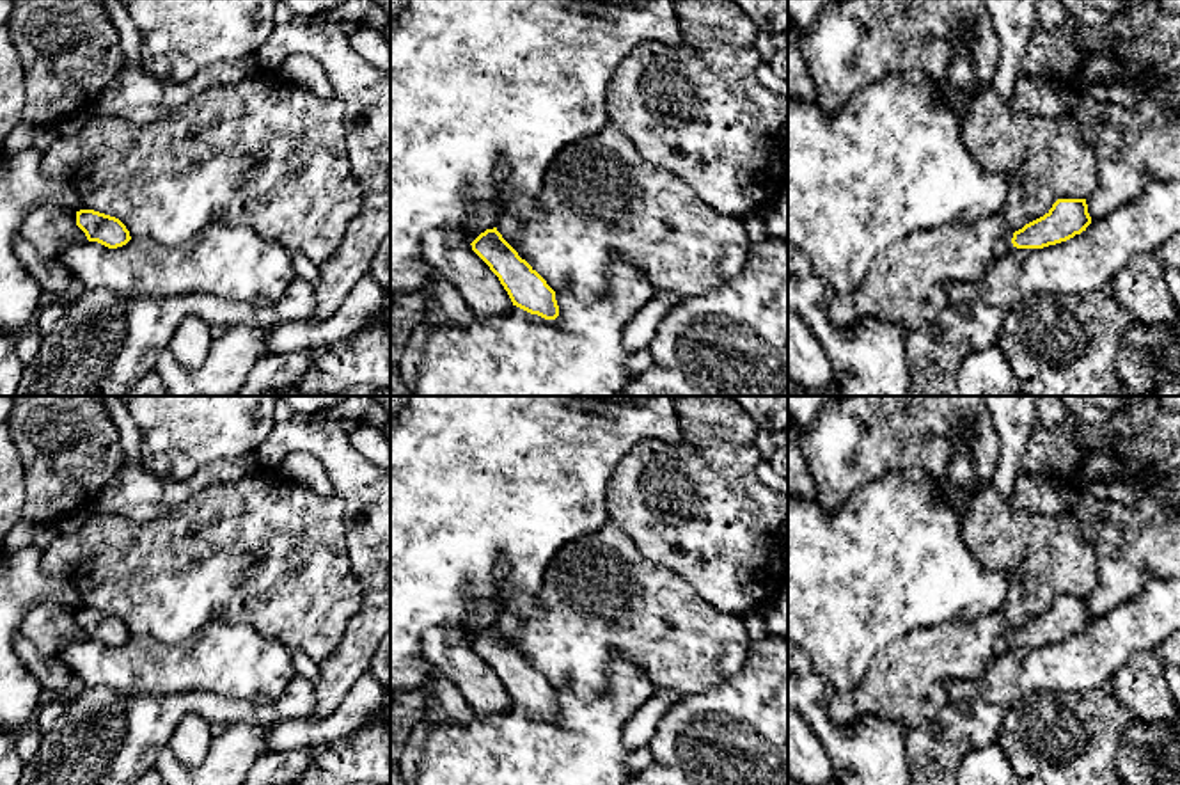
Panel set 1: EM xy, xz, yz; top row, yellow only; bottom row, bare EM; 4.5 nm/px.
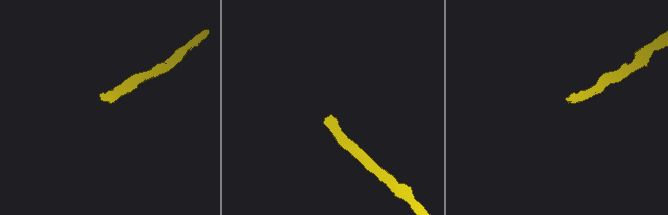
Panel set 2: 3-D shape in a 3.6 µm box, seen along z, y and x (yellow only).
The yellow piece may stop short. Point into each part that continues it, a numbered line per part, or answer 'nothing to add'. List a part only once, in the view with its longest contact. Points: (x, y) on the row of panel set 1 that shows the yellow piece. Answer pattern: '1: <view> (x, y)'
1: yz (1003, 245)

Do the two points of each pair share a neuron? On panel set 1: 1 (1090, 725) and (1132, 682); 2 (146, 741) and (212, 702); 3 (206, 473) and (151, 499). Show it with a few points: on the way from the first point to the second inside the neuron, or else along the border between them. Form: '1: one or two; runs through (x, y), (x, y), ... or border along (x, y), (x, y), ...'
1: two; border along (1108, 691), (1134, 718)
2: one; runs through (160, 725), (181, 704), (196, 702)
3: one; runs through (192, 485), (165, 496)

